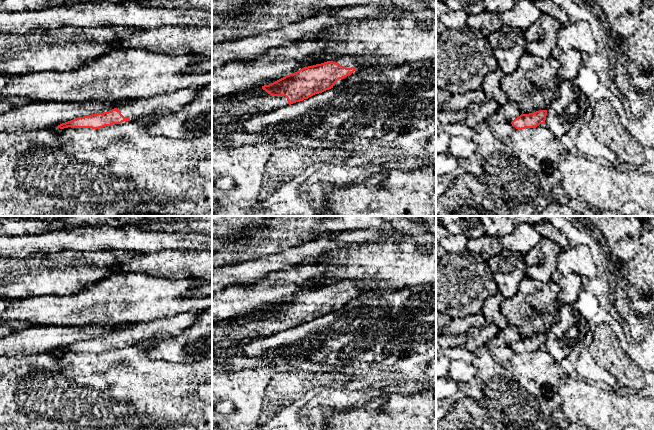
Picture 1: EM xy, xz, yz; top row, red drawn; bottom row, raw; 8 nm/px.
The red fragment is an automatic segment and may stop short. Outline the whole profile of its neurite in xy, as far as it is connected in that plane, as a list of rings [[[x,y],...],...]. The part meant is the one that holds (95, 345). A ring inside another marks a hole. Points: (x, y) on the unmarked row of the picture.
[[[185,312],[154,321],[128,324],[111,335],[78,341],[56,352],[99,353],[114,348],[130,347],[158,334],[175,336],[191,327],[198,315],[199,312]]]

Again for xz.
[[[338,282],[321,288],[304,291],[299,295],[286,299],[269,309],[256,310],[253,312],[256,314],[263,313],[267,316],[266,318],[250,320],[242,324],[238,324],[237,320],[244,316],[235,316],[225,320],[224,323],[212,323],[212,345],[216,345],[217,343],[224,344],[225,340],[236,342],[255,339],[303,325],[315,318],[340,310],[350,300],[358,298],[363,294],[368,294],[368,292],[368,289],[366,289],[360,282]]]

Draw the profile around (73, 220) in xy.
[[[15,216],[15,217],[27,217],[27,218],[45,220],[47,222],[51,222],[53,220],[64,220],[65,222],[67,222],[71,225],[80,226],[80,225],[106,224],[108,221],[115,219],[115,218],[121,218],[122,216]]]

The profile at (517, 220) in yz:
[[[509,216],[515,226],[526,223],[532,226],[546,220],[546,216]]]

